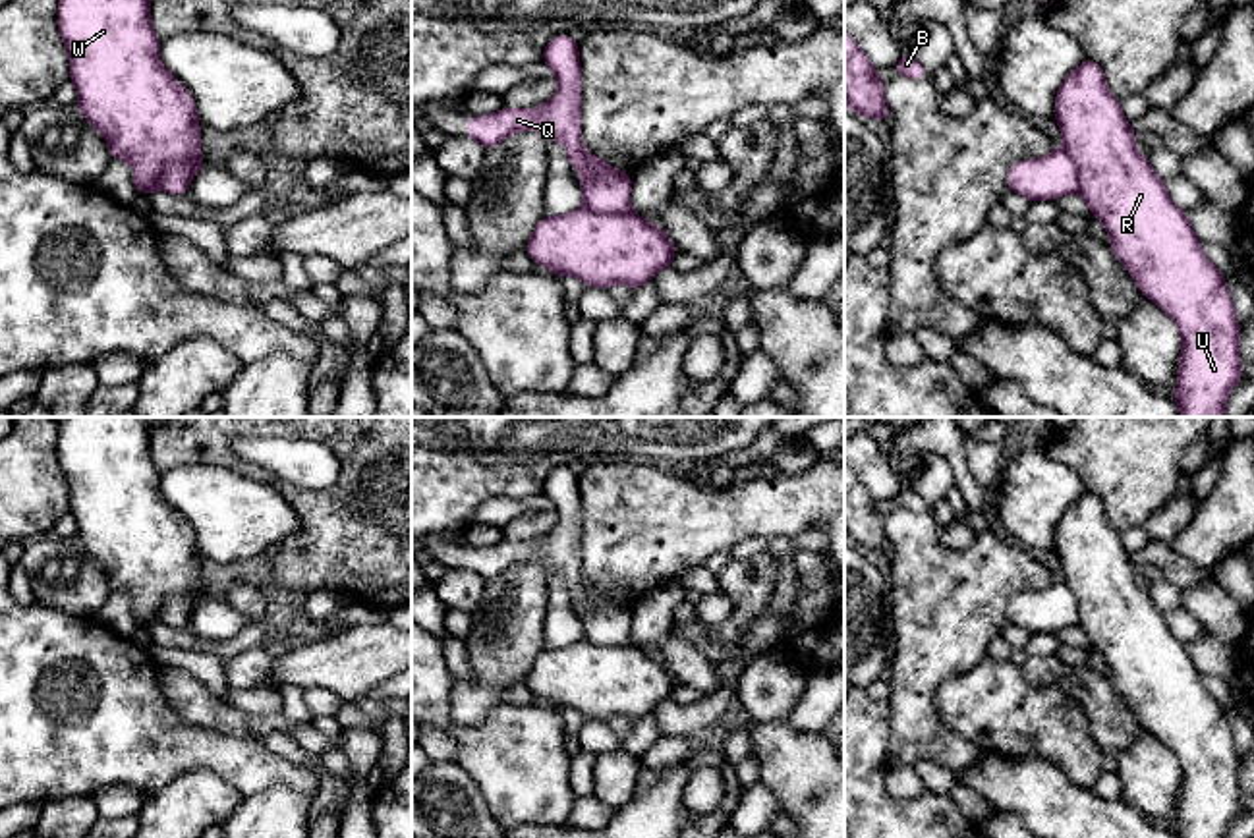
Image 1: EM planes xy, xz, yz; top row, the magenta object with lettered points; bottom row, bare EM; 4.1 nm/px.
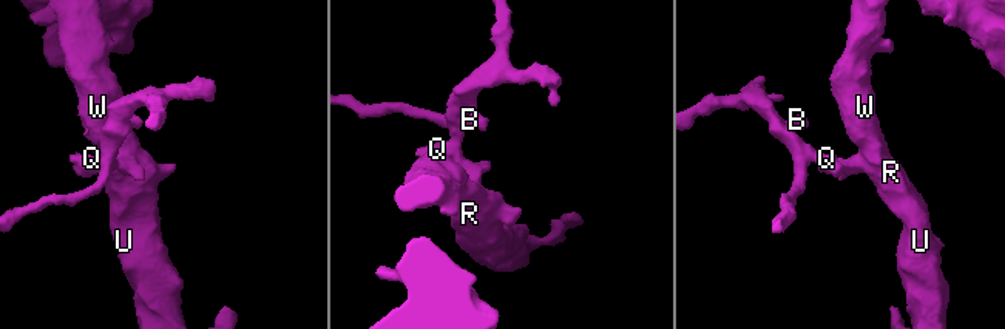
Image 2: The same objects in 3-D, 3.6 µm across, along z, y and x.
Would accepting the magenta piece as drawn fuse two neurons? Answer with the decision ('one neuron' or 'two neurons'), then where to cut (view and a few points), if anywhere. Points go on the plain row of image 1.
two neurons | xy (192, 601), (169, 597), (157, 620)

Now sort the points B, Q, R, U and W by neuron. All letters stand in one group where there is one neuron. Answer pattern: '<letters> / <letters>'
B Q / R U W

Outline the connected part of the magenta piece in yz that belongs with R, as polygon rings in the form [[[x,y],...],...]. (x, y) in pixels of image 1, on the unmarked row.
[[[1090,489],[1065,510],[1055,529],[1055,552],[1065,583],[1078,602],[1078,626],[1090,645],[1109,664],[1109,678],[1132,707],[1142,728],[1159,738],[1183,768],[1179,817],[1173,830],[1179,838],[1225,838],[1240,815],[1240,757],[1223,707],[1202,685],[1200,672],[1183,641],[1169,629],[1165,614],[1148,589],[1136,585],[1136,568],[1123,548],[1121,533],[1107,519],[1103,502]]]

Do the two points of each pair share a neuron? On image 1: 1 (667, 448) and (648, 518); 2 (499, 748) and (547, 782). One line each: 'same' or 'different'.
1: different
2: same

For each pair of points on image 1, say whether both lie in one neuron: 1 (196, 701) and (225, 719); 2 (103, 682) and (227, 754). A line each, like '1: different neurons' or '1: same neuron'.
1: same neuron
2: same neuron

